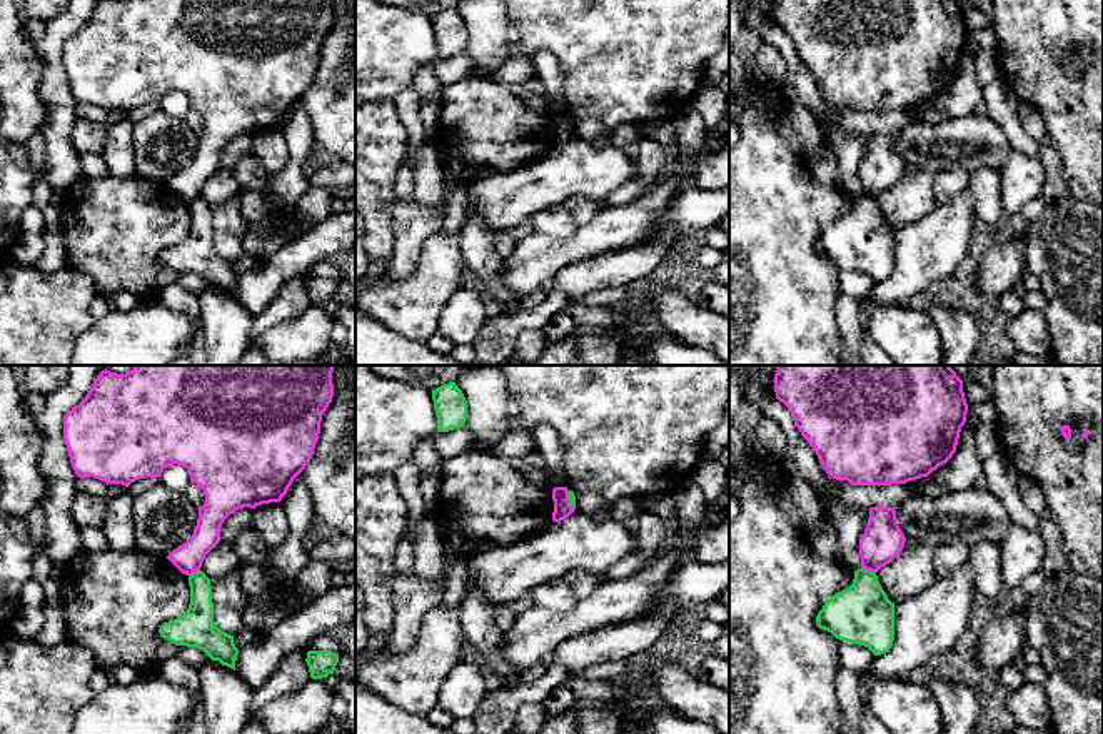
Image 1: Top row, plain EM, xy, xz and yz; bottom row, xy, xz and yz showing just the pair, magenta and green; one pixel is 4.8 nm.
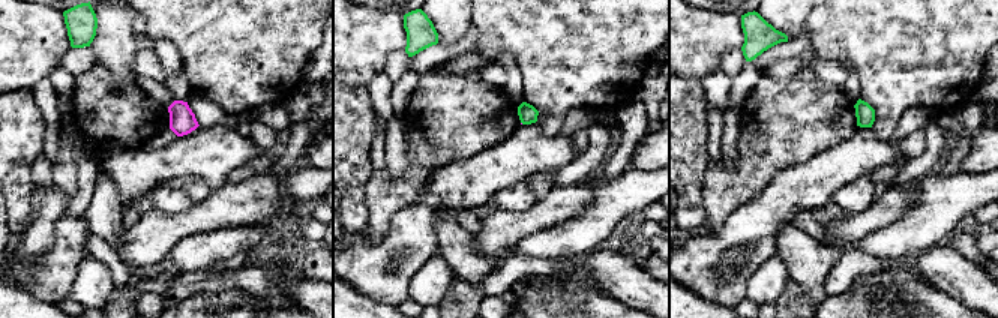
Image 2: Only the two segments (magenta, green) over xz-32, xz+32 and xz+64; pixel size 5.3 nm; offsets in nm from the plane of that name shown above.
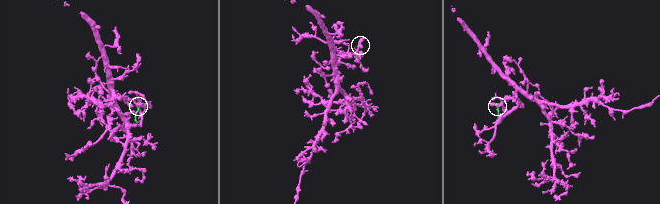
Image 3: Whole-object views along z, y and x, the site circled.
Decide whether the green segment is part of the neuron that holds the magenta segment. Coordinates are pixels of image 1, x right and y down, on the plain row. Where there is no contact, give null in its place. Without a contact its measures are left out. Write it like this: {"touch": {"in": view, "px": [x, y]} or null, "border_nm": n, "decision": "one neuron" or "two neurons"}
{"touch": {"in": "yz", "px": [868, 196]}, "border_nm": 80, "decision": "two neurons"}

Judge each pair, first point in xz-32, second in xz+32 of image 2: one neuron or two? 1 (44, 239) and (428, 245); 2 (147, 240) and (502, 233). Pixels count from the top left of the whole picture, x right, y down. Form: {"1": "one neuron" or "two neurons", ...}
{"1": "two neurons", "2": "one neuron"}

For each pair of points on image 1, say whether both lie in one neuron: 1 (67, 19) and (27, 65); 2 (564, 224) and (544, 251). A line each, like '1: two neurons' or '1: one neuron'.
1: two neurons
2: two neurons

